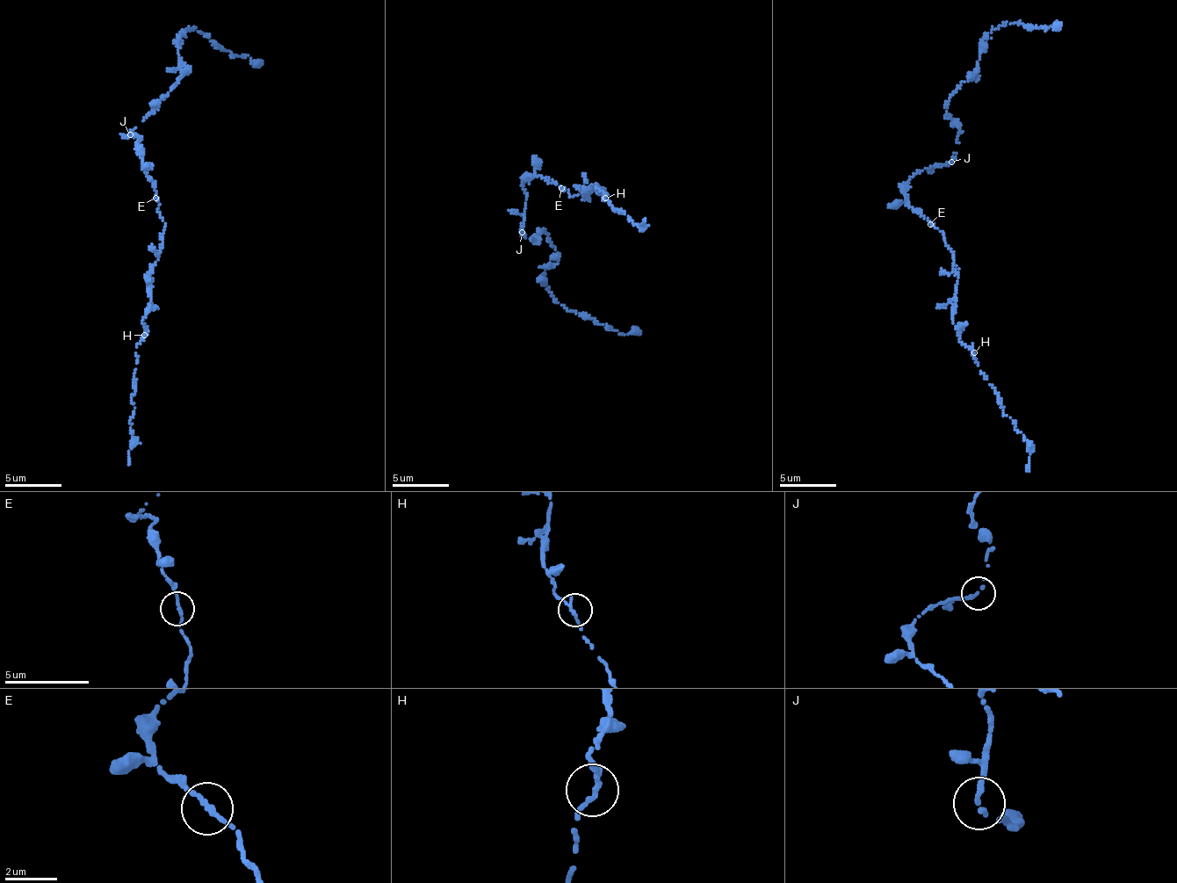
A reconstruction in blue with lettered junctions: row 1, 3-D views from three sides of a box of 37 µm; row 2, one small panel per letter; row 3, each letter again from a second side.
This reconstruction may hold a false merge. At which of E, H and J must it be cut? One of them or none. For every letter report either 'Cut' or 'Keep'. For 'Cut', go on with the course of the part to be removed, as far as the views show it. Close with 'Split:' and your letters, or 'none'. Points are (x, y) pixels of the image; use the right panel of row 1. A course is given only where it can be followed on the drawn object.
E: Keep
H: Keep
J: Keep
Split: none

